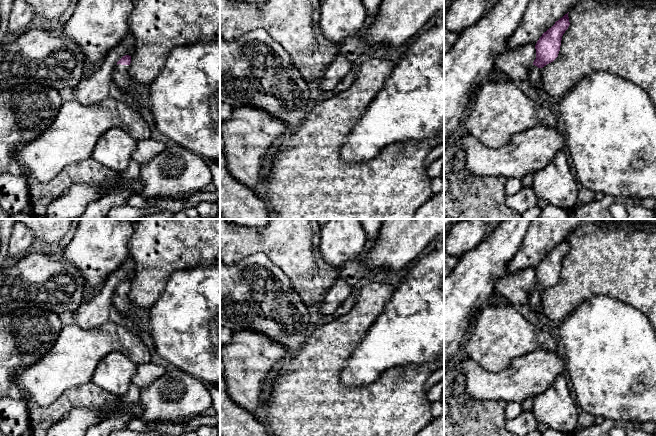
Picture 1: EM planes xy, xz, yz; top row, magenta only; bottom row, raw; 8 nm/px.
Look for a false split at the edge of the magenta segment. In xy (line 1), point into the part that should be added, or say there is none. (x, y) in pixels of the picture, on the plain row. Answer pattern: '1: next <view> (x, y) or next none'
1: next xy (120, 300)

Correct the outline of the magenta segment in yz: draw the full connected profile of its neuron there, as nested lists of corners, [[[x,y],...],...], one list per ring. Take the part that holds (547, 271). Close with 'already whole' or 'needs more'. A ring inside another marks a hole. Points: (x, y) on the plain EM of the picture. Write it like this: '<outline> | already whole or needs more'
[[[568,237],[542,258],[535,269],[536,283],[530,291],[528,307],[538,310],[541,305],[541,293],[553,286],[559,278],[562,260],[570,249]]] | needs more

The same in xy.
[[[125,279],[118,286],[113,295],[112,303],[113,307],[117,308],[120,313],[128,317],[131,321],[131,327],[138,329],[140,326],[138,324],[139,317],[136,316],[136,307],[129,300],[129,289],[131,287],[131,280]]] | needs more

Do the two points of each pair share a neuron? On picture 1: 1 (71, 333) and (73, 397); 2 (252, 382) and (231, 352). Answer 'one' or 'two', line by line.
1: two
2: one

